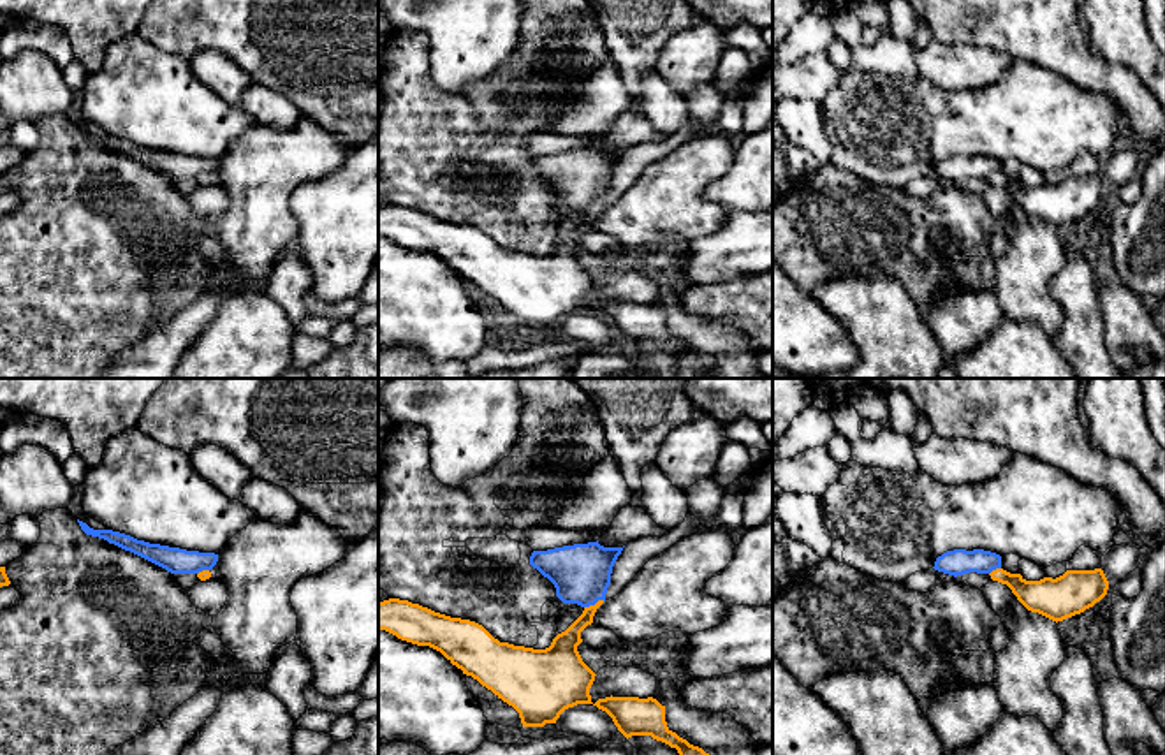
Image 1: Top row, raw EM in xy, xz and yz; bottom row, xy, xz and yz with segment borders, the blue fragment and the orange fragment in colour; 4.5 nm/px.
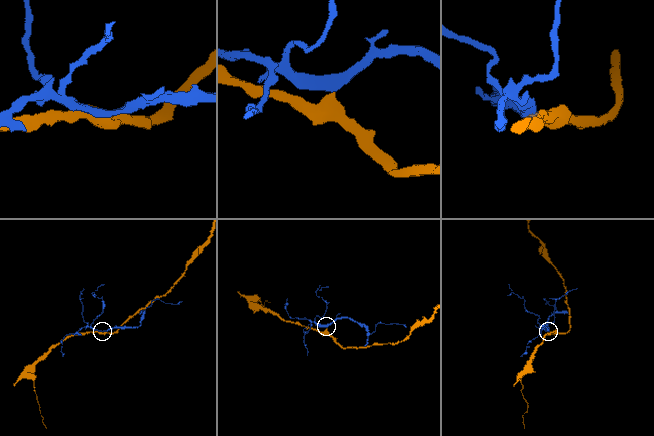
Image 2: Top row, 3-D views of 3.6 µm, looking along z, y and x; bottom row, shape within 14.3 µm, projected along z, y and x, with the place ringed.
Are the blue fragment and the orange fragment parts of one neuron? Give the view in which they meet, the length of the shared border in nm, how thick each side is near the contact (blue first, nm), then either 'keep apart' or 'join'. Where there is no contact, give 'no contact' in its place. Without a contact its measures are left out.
xz | 100 nm | 280/130 nm | join

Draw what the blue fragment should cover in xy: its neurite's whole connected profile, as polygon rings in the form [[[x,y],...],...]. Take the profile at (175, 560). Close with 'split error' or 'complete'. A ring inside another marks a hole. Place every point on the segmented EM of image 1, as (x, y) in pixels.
[[[79,519],[77,523],[86,535],[104,539],[109,544],[114,544],[125,551],[130,551],[165,568],[171,574],[199,574],[202,570],[211,570],[218,561],[218,554],[215,553],[199,553],[199,551],[187,551],[187,549],[169,547],[160,544],[150,544],[120,531],[93,530]]] | complete

